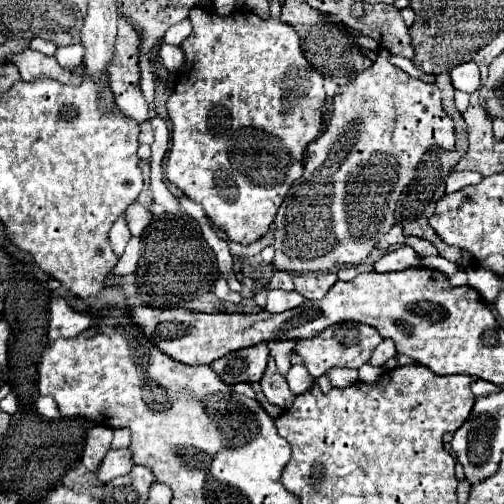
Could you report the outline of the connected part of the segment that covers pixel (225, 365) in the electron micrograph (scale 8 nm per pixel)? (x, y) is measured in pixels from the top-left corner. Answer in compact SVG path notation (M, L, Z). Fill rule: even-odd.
M256 344L238 352L230 352L224 358L218 358L212 364L212 370L226 384L258 382L266 370L266 362L268 362L266 344Z

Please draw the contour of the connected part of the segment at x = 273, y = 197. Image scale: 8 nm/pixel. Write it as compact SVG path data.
M192 8L188 20L192 34L182 44L186 62L178 70L176 88L166 104L172 122L166 178L186 190L188 198L202 204L212 224L226 232L228 240L248 246L270 230L284 196L302 176L306 146L322 130L324 78L304 58L296 30L276 16L262 20L248 10L234 10L230 16L220 18L216 12Z

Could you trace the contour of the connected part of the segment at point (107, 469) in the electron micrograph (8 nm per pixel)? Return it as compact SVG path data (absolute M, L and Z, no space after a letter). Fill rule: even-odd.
M118 448L106 454L96 476L102 480L102 484L108 484L112 478L130 474L130 468L134 468L134 462L130 460L130 448Z

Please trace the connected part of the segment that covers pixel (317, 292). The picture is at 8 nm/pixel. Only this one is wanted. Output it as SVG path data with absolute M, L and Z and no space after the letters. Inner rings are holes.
M314 272L314 274L300 274L294 278L296 292L302 294L306 300L318 300L328 294L328 290L336 282L334 272Z

